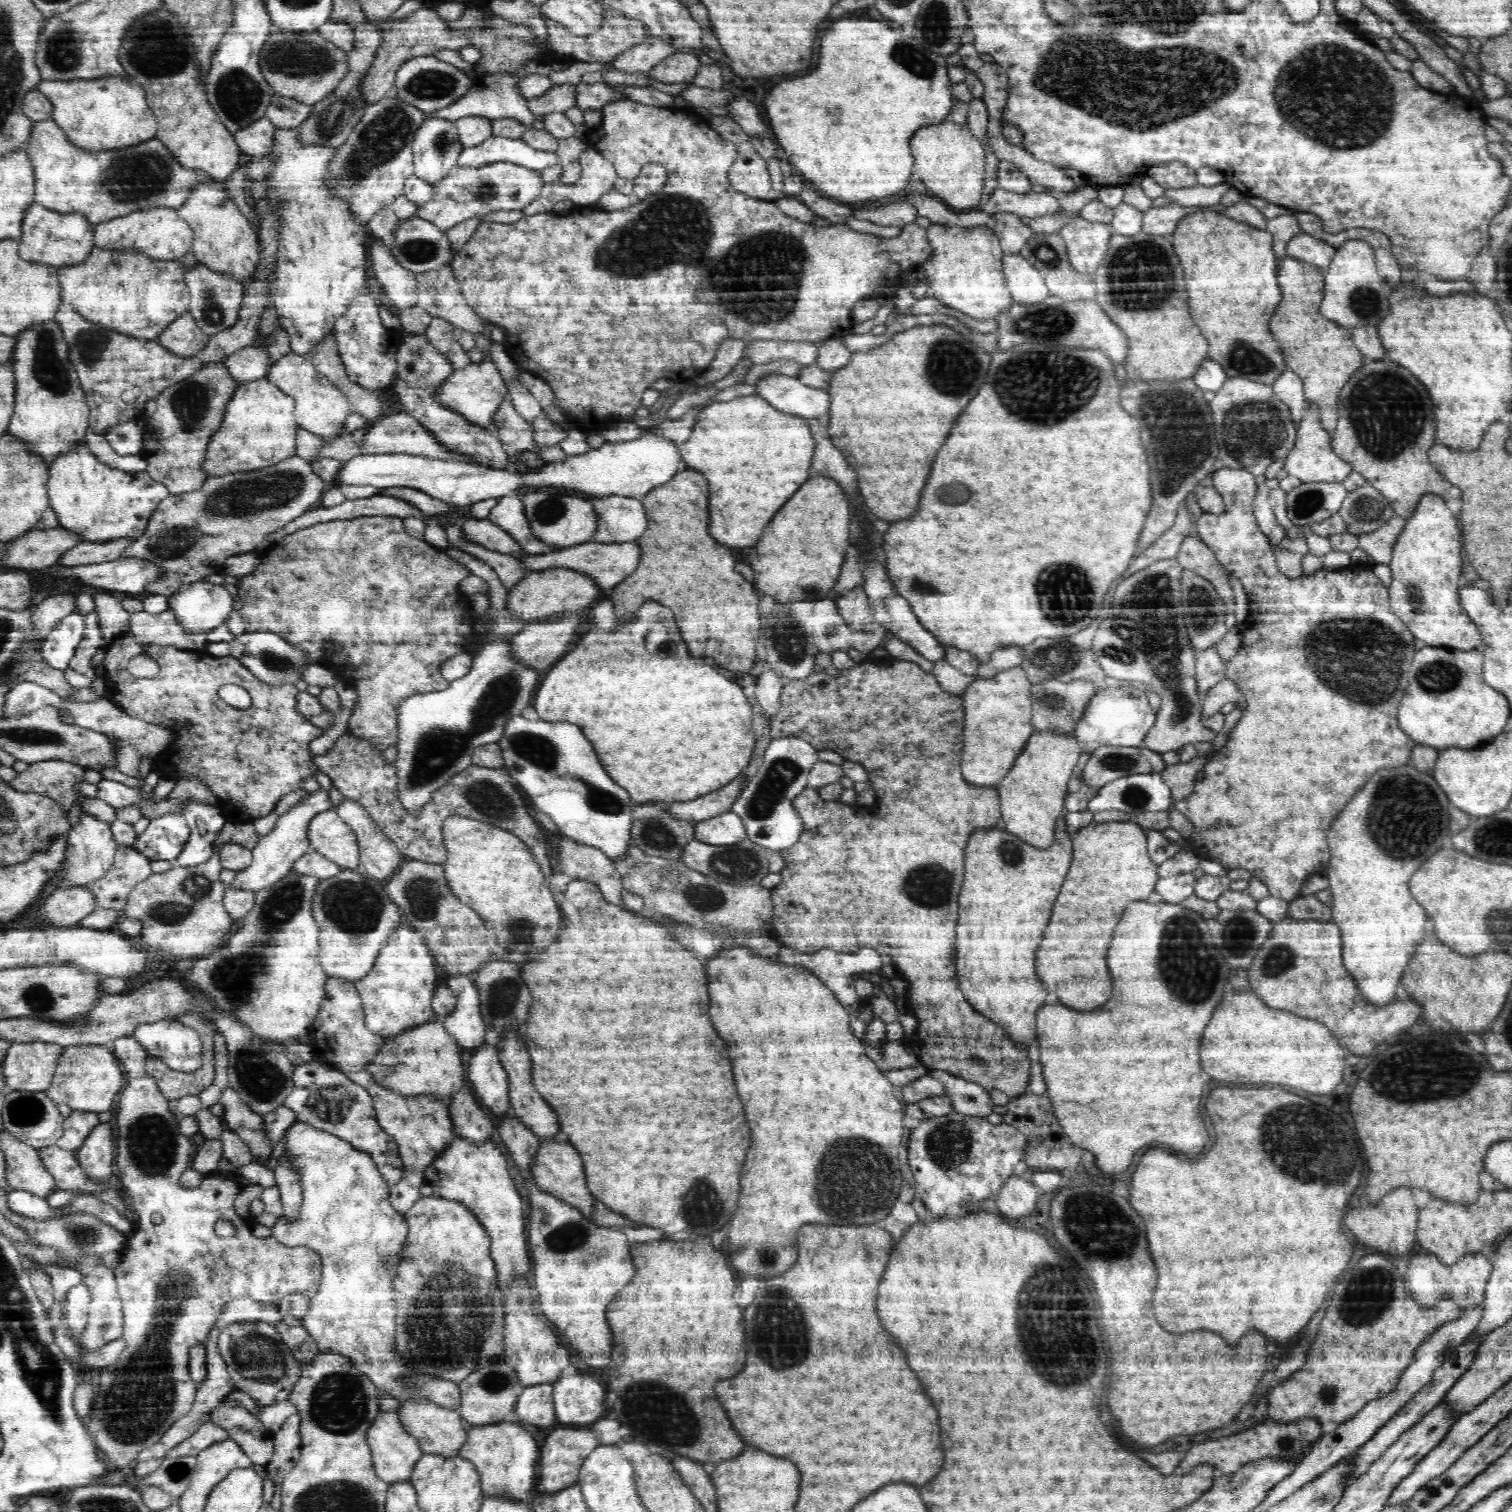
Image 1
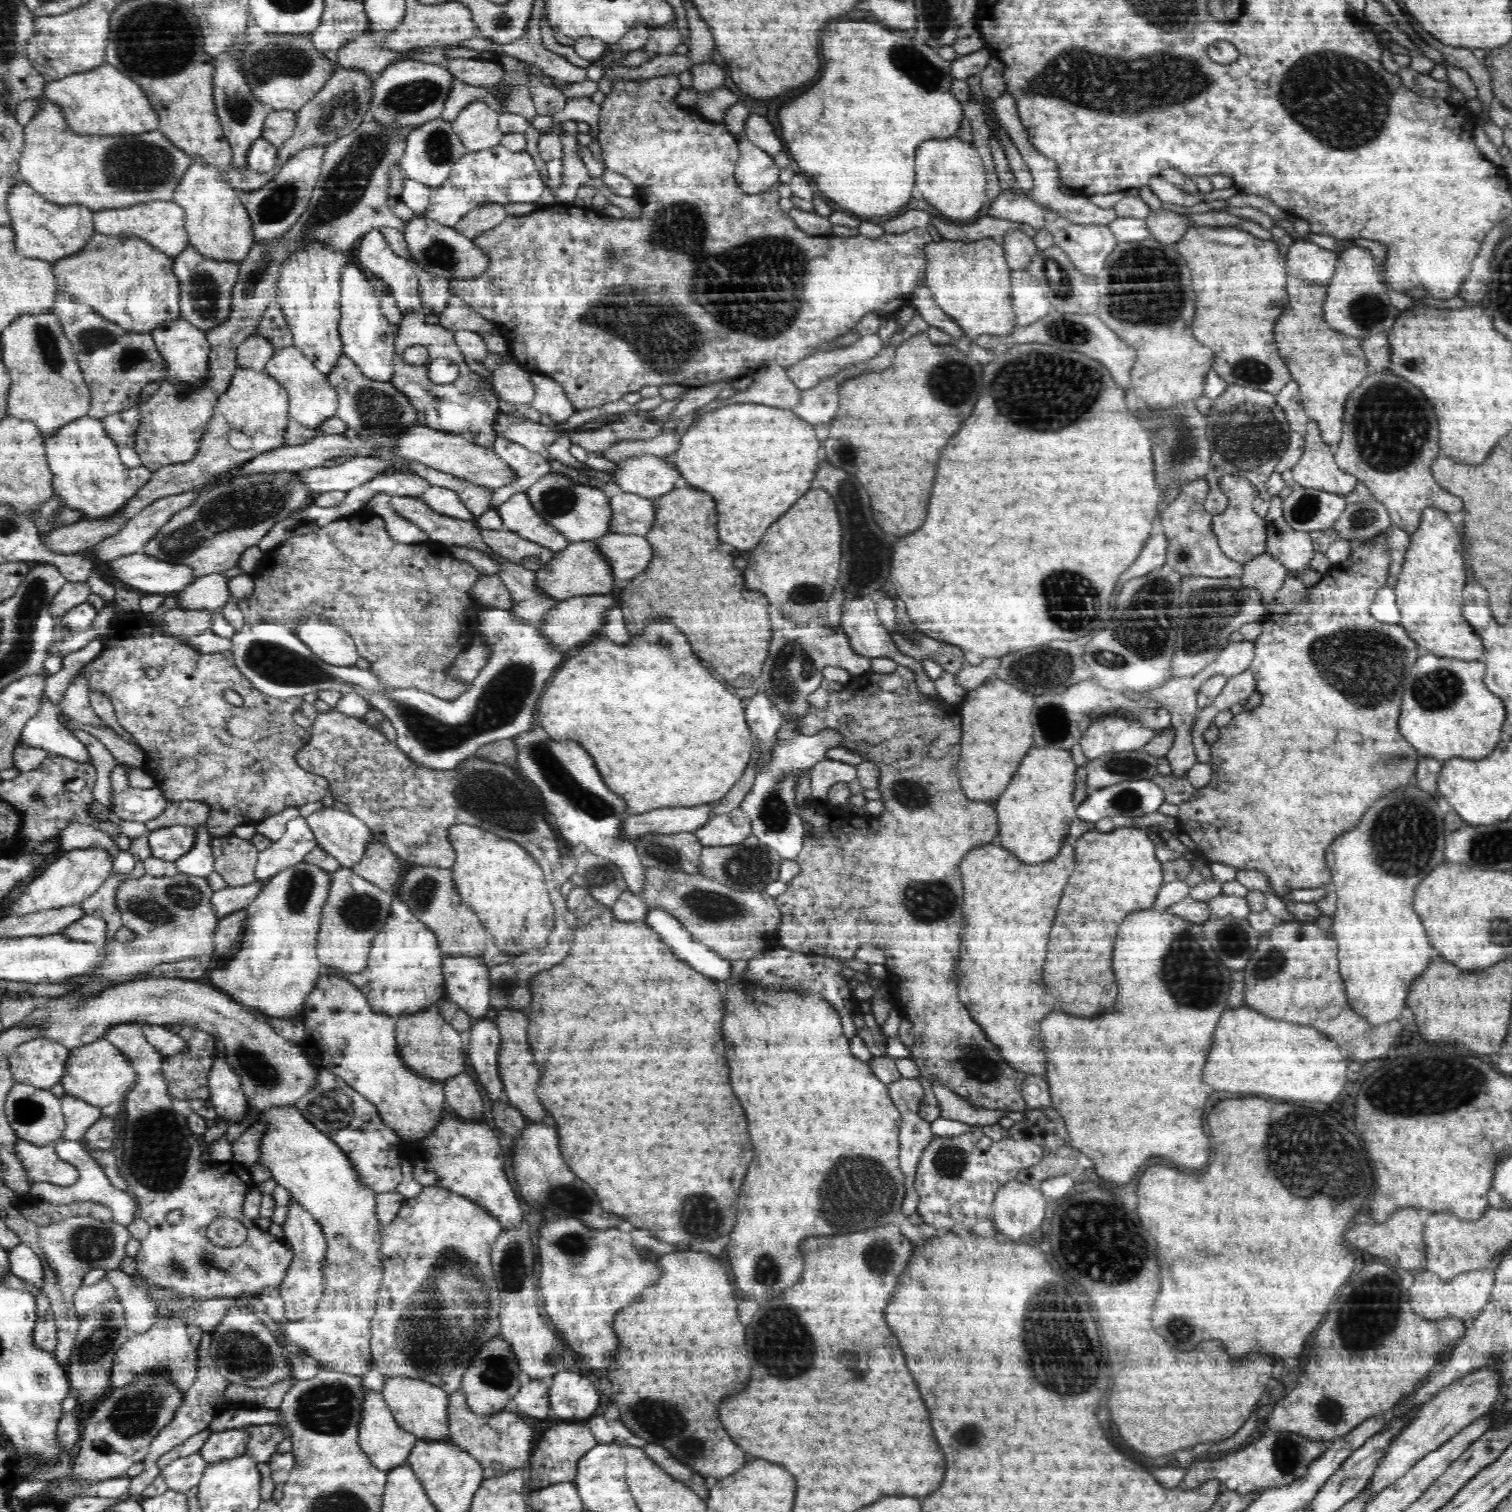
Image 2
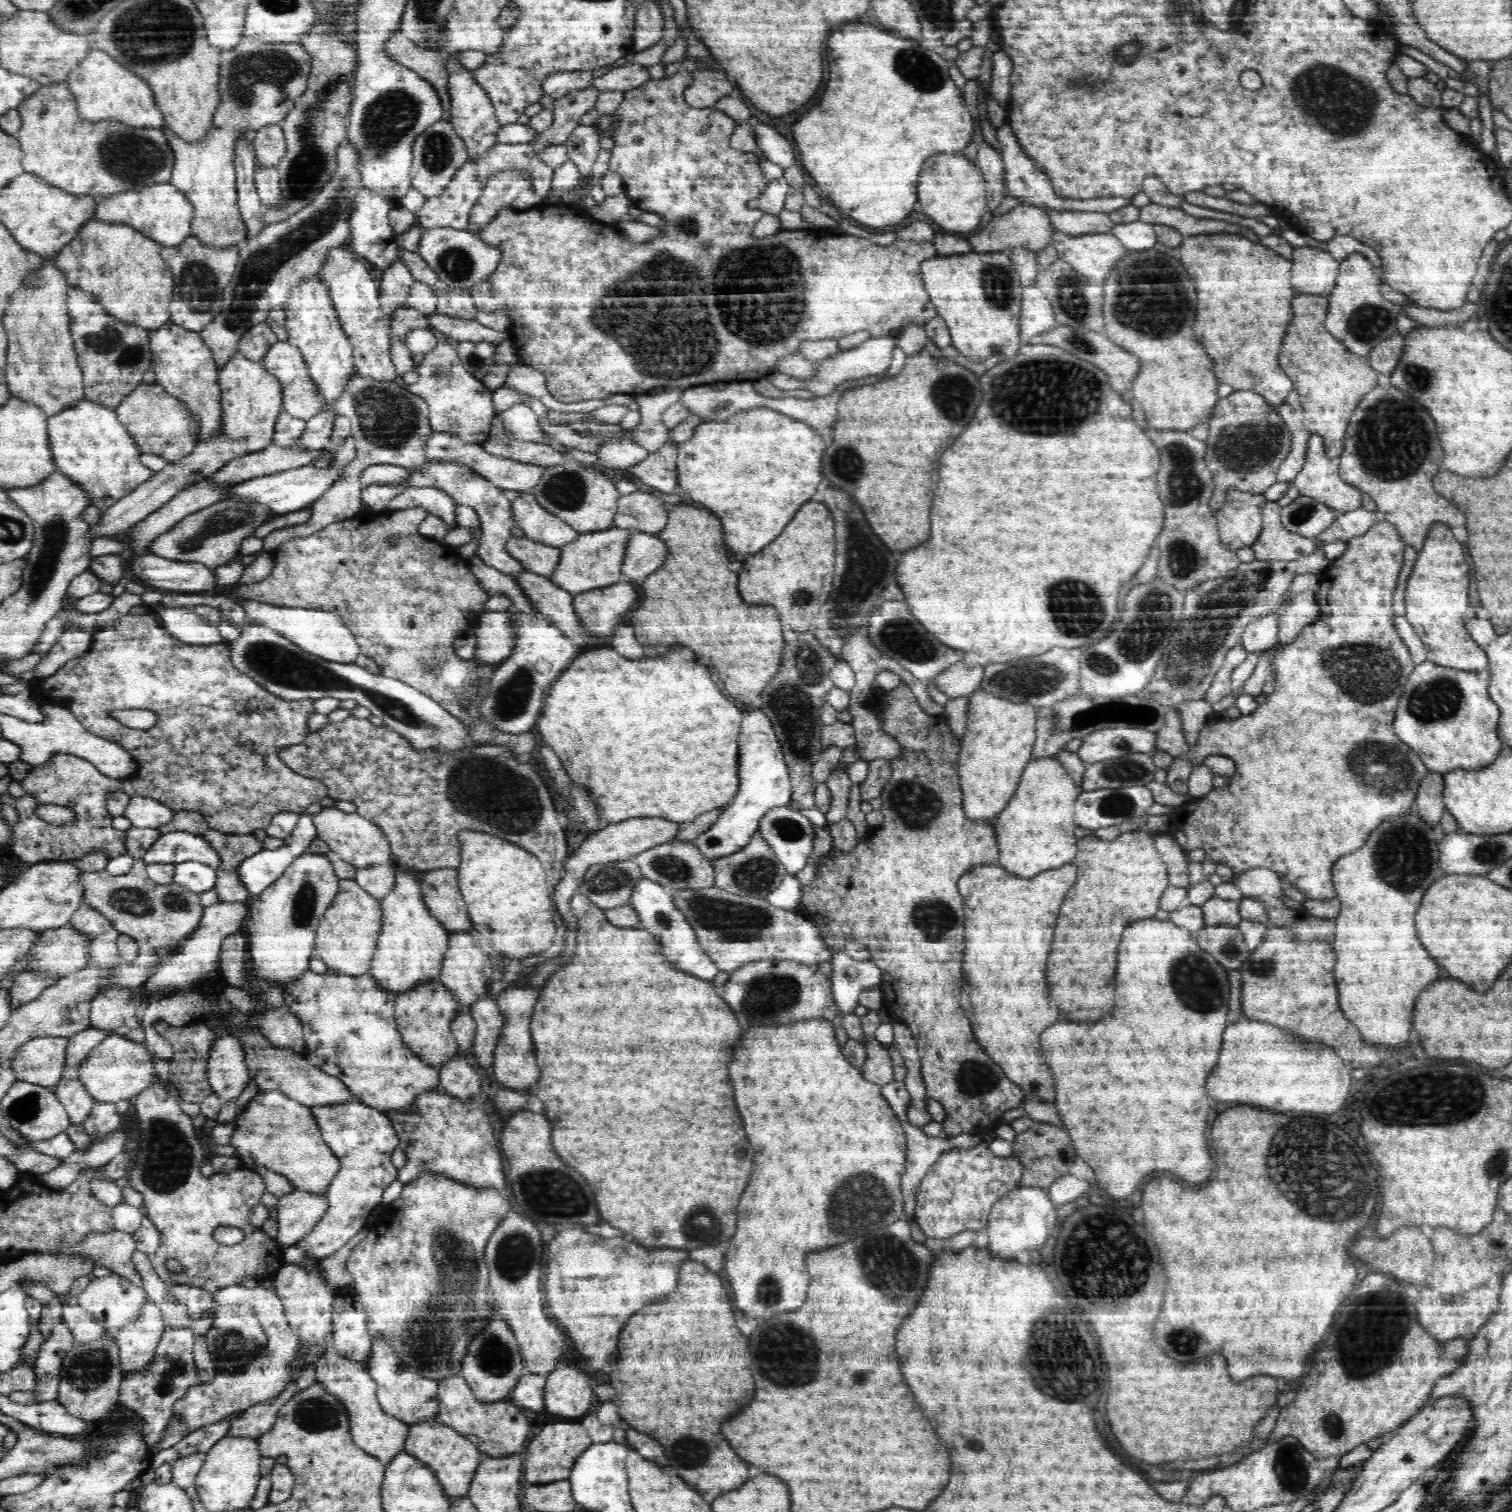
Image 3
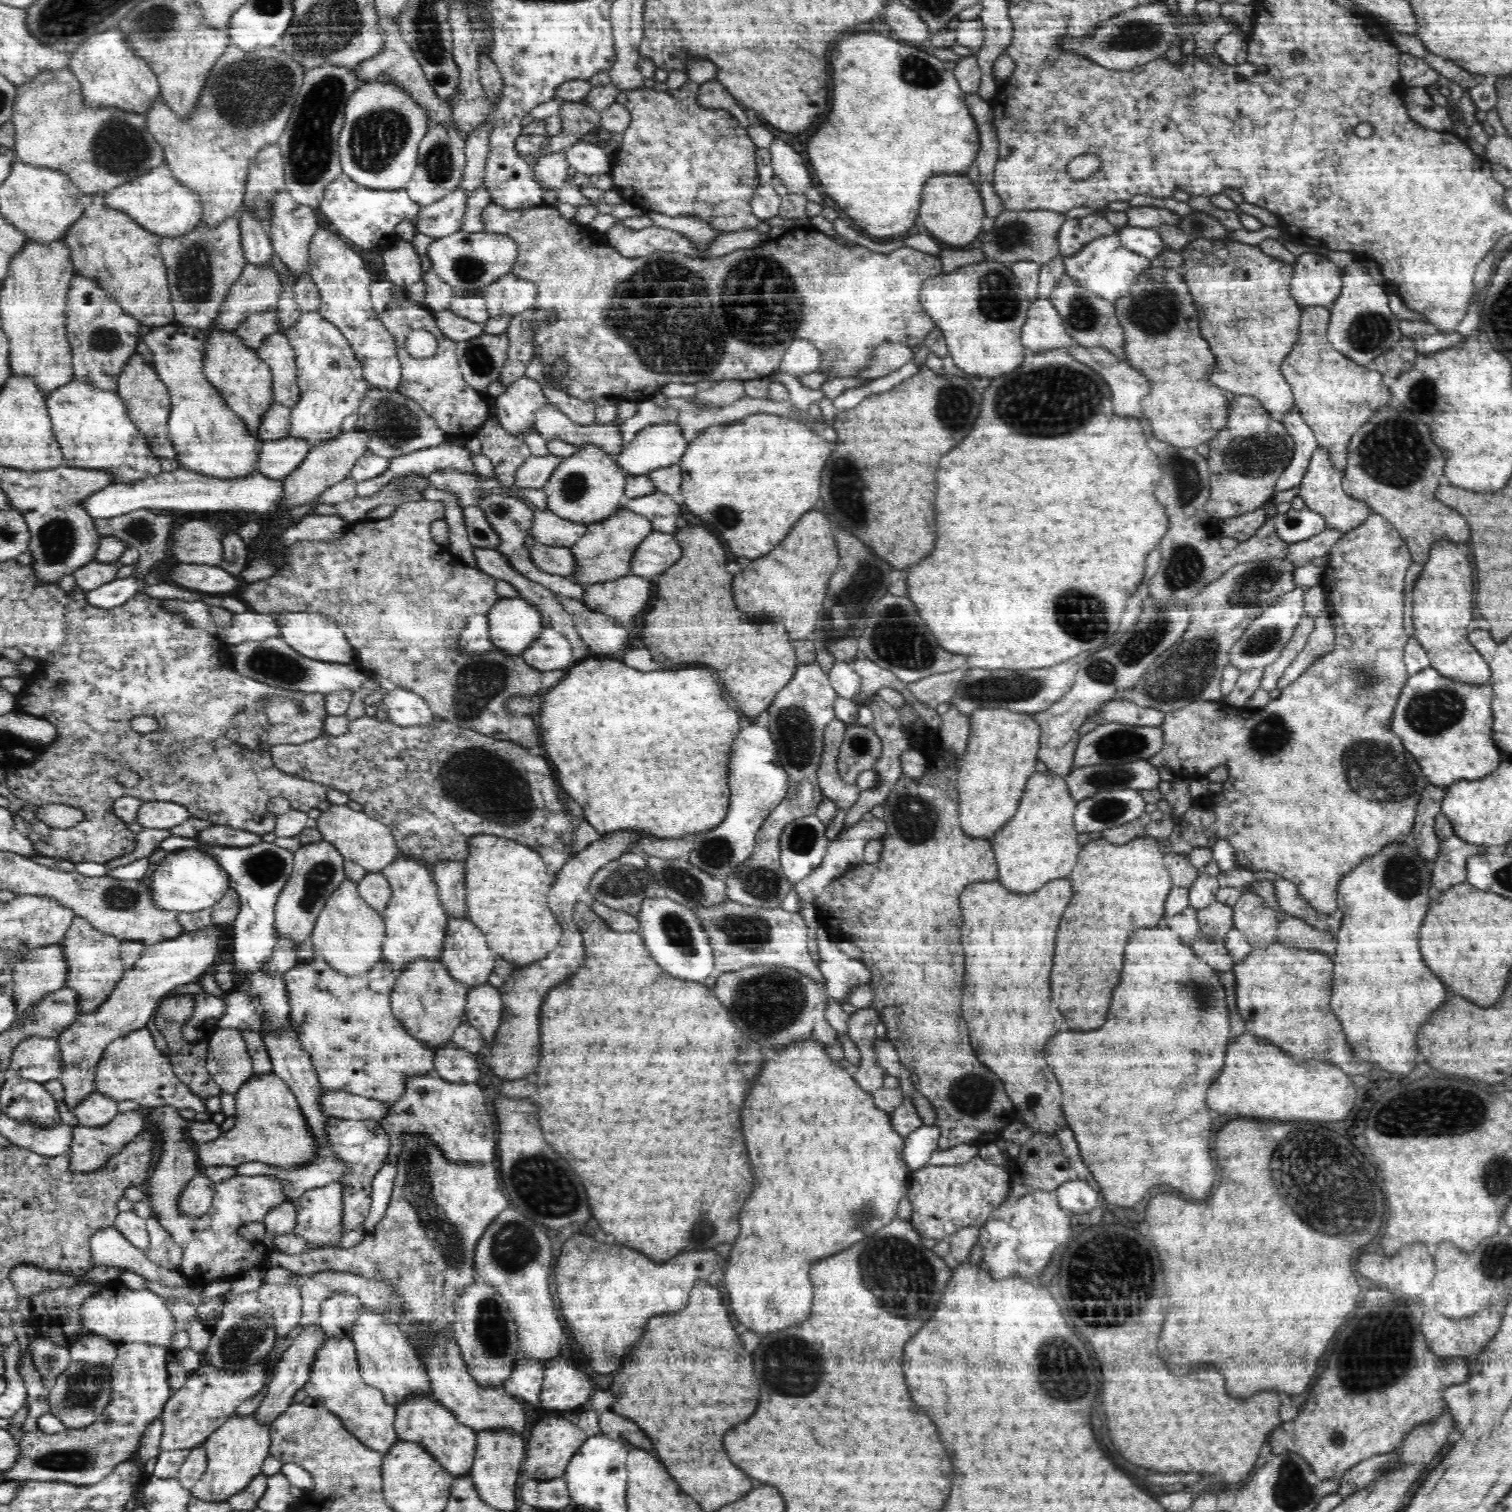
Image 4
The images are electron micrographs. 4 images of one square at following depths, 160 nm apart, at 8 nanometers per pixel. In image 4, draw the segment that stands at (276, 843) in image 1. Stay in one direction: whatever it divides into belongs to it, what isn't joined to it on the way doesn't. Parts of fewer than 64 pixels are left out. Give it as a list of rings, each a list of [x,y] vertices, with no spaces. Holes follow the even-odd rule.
[[[212,924],[204,930],[147,946],[136,964],[123,972],[120,984],[104,1004],[96,1011],[78,1015],[74,1024],[57,1036],[61,1045],[62,1066],[59,1081],[66,1093],[63,1102],[72,1111],[76,1111],[95,1092],[96,1066],[107,1046],[129,1032],[146,1027],[160,998],[176,986],[196,982],[199,976],[207,973],[229,938],[230,929]]]

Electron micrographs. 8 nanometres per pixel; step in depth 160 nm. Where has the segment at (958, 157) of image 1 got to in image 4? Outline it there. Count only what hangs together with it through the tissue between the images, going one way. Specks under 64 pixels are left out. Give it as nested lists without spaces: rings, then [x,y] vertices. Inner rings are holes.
[[[940,173],[926,182],[920,206],[920,220],[927,233],[940,244],[954,249],[967,248],[987,224],[985,204],[979,189],[962,173]]]

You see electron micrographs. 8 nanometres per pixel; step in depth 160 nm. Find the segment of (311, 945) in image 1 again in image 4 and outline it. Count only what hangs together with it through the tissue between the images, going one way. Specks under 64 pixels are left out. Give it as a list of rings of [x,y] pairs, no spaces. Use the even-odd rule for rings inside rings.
[[[325,841],[306,844],[296,850],[293,853],[293,865],[290,877],[274,904],[273,930],[278,926],[280,938],[289,940],[296,950],[300,942],[310,938],[329,896],[347,878],[344,873],[344,858]]]

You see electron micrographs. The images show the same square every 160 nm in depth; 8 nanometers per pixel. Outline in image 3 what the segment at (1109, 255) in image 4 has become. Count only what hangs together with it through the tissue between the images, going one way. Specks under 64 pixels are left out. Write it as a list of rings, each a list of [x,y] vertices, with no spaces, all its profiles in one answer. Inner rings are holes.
[[[1054,229],[1051,232],[1051,239],[1051,244],[1058,251],[1060,259],[1065,260],[1078,274],[1081,274],[1087,280],[1101,286],[1106,282],[1106,276],[1114,268],[1115,262],[1119,261],[1120,257],[1126,256],[1126,252],[1129,251],[1111,232],[1068,236]]]

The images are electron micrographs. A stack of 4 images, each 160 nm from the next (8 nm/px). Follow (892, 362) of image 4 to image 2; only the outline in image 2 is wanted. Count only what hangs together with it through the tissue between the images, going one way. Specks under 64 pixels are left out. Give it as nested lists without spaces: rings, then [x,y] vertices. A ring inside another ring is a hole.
[[[878,334],[866,335],[851,345],[829,351],[816,351],[806,356],[807,358],[787,367],[787,375],[802,391],[814,388],[824,378],[830,378],[848,366],[873,360],[885,347]]]

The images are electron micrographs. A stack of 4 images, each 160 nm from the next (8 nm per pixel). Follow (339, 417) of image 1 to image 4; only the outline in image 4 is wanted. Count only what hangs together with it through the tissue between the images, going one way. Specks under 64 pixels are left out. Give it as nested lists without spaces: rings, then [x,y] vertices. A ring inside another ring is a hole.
[[[286,333],[270,335],[256,351],[272,371],[273,400],[289,409],[296,407],[300,402],[301,389],[296,382],[296,355]]]

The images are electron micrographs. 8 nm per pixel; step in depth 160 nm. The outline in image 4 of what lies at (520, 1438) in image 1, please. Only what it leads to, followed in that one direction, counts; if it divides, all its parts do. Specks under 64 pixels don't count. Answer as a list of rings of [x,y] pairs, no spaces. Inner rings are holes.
[[[436,1336],[434,1340],[426,1338],[426,1356],[421,1361],[425,1364],[426,1372],[430,1377],[432,1398],[439,1406],[446,1407],[446,1410],[454,1414],[454,1418],[458,1419],[459,1423],[470,1427],[471,1430],[482,1430],[482,1432],[524,1430],[526,1414],[522,1412],[520,1406],[522,1401],[508,1393],[503,1386],[494,1389],[478,1386],[467,1370],[456,1337],[452,1340],[447,1340],[443,1336]]]

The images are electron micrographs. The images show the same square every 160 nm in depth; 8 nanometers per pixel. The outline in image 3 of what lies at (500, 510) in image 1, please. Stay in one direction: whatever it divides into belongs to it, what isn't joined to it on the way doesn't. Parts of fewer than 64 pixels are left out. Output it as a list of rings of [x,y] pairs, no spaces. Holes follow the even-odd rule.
[[[503,490],[510,500],[511,518],[519,534],[551,547],[562,547],[577,539],[578,531],[544,510],[529,492]]]

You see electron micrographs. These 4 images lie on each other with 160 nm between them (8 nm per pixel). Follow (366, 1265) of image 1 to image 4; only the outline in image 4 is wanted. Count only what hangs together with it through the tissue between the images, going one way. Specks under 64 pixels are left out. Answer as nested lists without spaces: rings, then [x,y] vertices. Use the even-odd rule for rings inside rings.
[[[276,1073],[252,1076],[235,1096],[236,1124],[216,1140],[198,1145],[201,1165],[234,1166],[243,1162],[266,1163],[280,1168],[306,1168],[320,1156],[320,1143],[314,1135],[296,1096]],[[264,1282],[255,1291],[259,1302],[269,1310],[268,1315],[274,1323],[278,1339],[288,1335],[299,1324],[302,1302],[292,1284],[297,1282],[288,1282],[288,1284]],[[265,1363],[246,1366],[240,1372],[218,1370],[212,1364],[201,1365],[186,1381],[186,1384],[173,1392],[163,1408],[162,1436],[160,1453],[166,1451],[191,1450],[200,1446],[226,1419],[251,1396],[256,1396],[266,1382]]]

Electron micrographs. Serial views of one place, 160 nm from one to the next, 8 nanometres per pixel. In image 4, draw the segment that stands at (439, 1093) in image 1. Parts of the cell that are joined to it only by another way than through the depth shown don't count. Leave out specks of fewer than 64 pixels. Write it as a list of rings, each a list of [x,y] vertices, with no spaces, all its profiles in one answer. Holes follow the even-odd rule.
[[[441,959],[418,960],[396,977],[391,992],[391,1008],[394,1016],[402,1023],[406,1034],[426,1045],[431,1051],[436,1051],[449,1045],[455,1028],[466,1021],[465,1004],[470,989],[450,978]]]

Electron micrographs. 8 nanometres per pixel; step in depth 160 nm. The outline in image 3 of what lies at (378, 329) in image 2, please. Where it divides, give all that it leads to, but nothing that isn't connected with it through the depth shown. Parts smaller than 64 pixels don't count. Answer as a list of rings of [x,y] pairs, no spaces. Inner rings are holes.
[[[336,248],[330,250],[318,273],[328,285],[342,330],[351,342],[356,373],[374,380],[395,381],[397,372],[390,354],[390,322],[386,322],[386,314],[380,310],[380,283],[370,276],[366,260],[349,248]]]

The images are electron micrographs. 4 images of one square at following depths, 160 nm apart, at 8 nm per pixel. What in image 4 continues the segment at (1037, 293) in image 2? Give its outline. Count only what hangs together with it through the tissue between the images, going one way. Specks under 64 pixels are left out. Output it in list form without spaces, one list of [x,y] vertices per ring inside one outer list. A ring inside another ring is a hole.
[[[1039,295],[1028,308],[1026,322],[1022,326],[1021,341],[1027,353],[1044,349],[1070,348],[1077,342],[1065,331],[1062,317],[1052,301]]]

